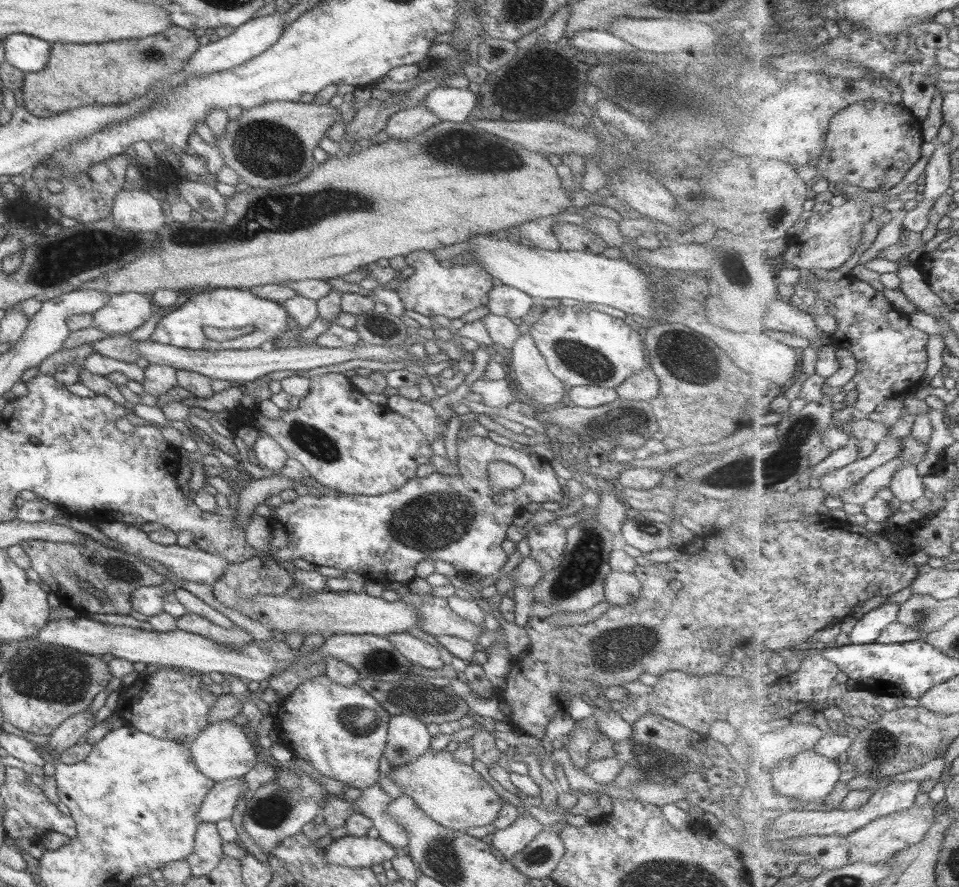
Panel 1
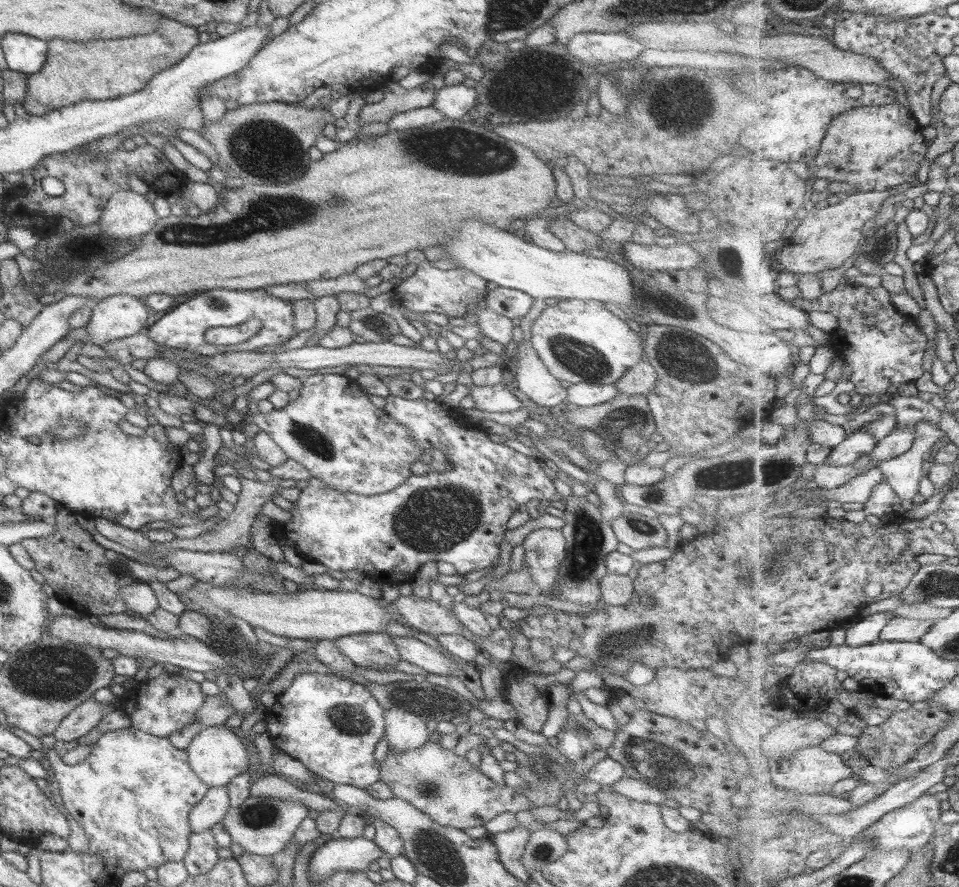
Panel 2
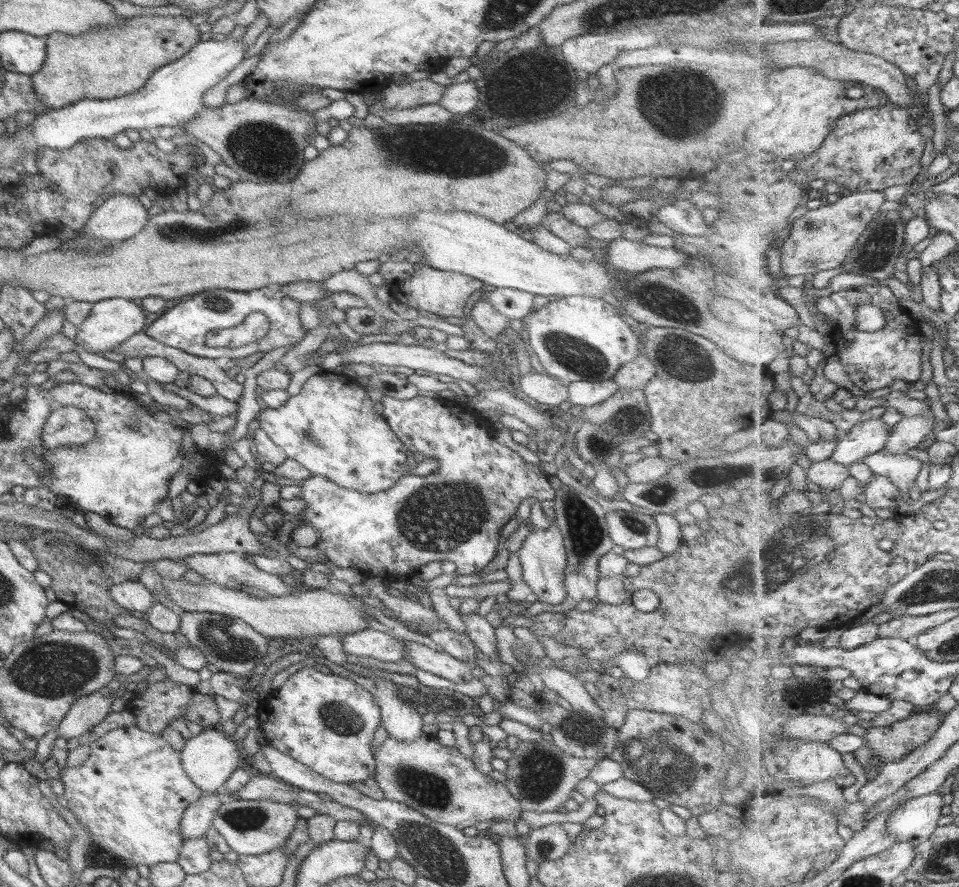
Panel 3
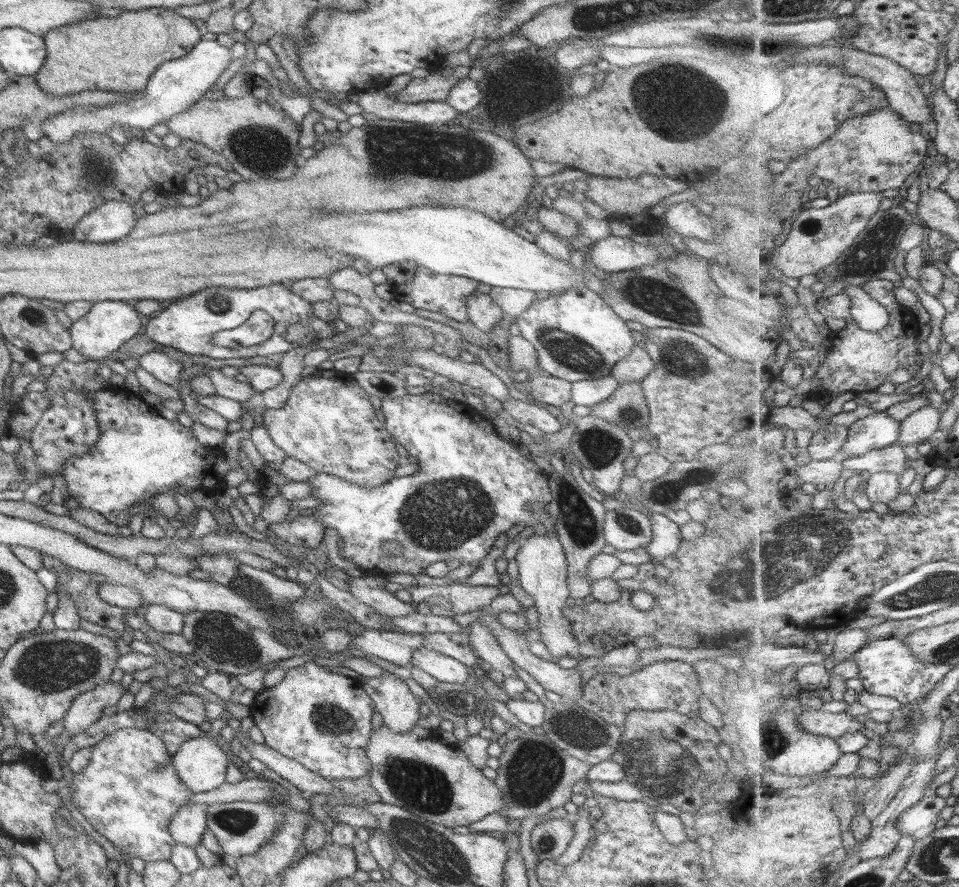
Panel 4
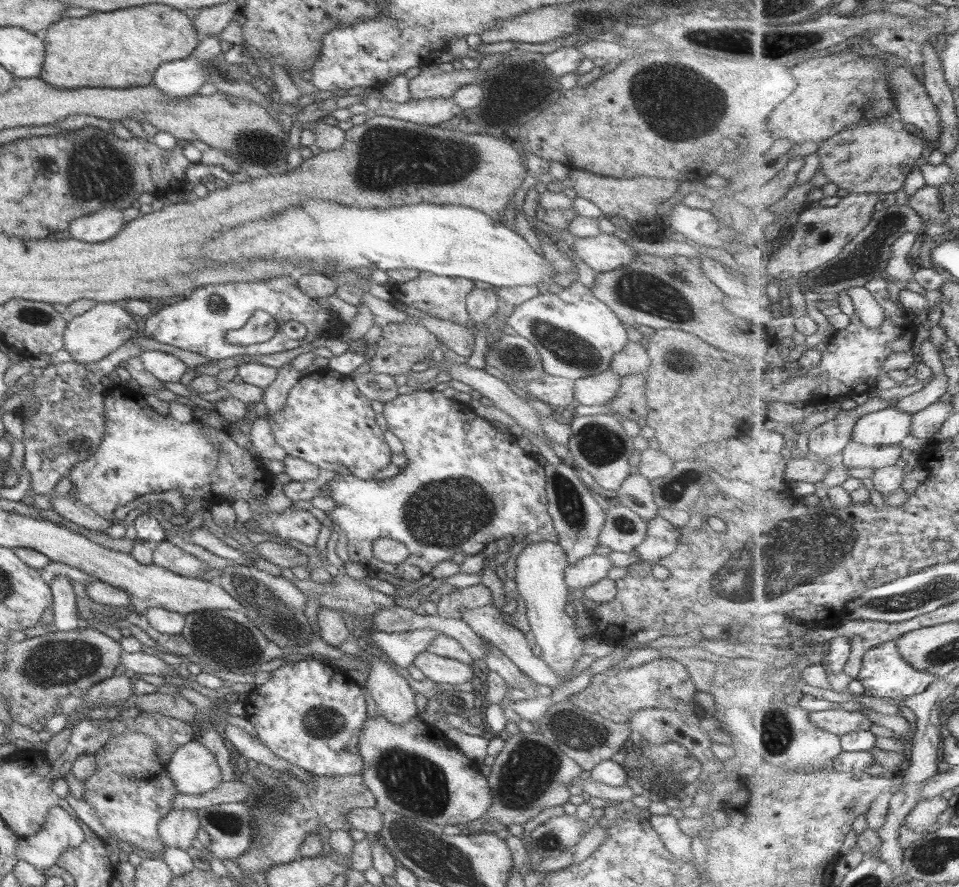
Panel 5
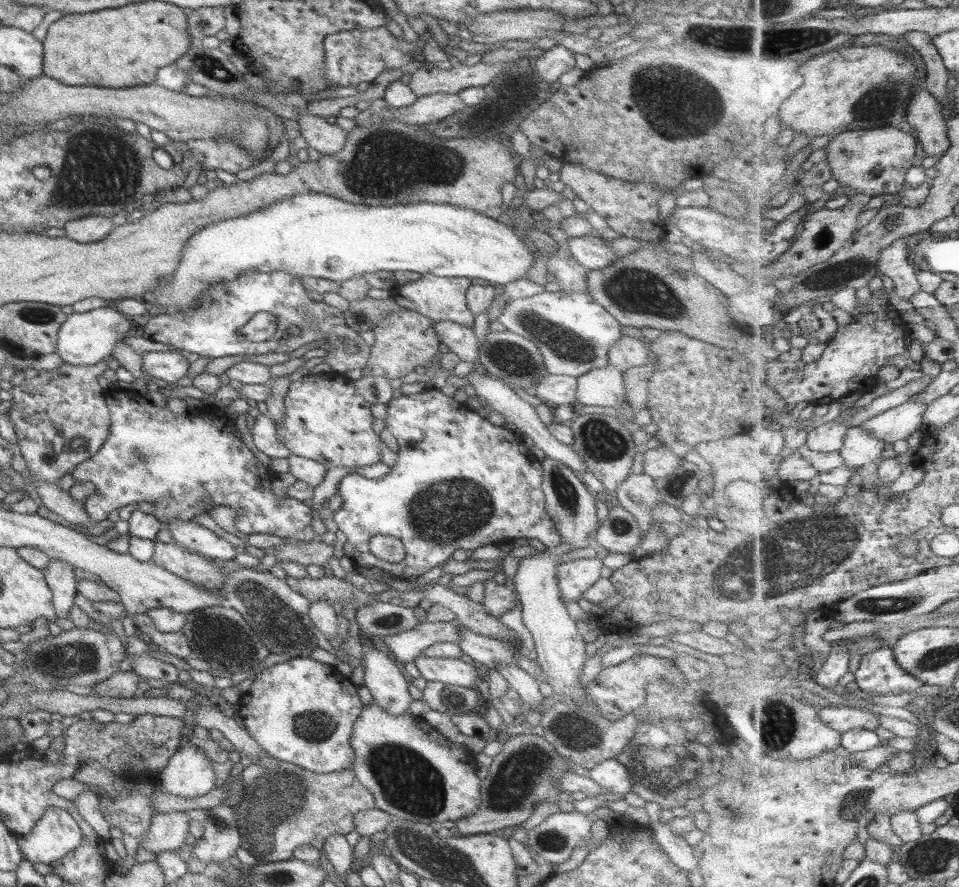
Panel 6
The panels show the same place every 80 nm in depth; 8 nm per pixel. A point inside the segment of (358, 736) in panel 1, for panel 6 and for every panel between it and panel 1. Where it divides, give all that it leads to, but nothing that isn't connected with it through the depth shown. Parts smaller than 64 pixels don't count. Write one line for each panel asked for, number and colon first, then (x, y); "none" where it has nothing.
2: (331, 725)
3: (326, 722)
4: (322, 720)
5: (306, 714)
6: (300, 711)

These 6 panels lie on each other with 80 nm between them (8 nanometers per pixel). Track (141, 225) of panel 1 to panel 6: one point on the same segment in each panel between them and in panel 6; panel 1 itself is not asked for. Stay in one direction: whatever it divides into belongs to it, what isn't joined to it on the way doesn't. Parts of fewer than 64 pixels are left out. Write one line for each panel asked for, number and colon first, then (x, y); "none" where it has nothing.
2: (126, 214)
3: (120, 217)
4: (110, 221)
5: (99, 226)
6: (89, 229)

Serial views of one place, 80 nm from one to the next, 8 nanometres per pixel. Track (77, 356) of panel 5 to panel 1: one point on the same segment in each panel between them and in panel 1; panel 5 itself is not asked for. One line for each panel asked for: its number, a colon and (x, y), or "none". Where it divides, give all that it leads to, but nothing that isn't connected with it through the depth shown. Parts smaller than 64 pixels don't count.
1: (123, 312)
2: (114, 317)
3: (110, 321)
4: (107, 325)

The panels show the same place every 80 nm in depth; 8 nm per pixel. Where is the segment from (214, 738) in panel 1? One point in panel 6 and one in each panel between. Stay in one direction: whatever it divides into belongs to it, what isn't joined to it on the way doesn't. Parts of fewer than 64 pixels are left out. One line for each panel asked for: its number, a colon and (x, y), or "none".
2: (215, 754)
3: (207, 758)
4: (200, 763)
5: (192, 769)
6: (187, 774)

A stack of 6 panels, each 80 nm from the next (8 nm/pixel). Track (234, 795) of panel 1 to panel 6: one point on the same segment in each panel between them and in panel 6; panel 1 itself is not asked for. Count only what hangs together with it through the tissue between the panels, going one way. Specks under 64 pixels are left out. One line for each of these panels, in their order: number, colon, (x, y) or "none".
2: (211, 808)
3: (196, 818)
4: (186, 826)
5: (176, 829)
6: (167, 831)

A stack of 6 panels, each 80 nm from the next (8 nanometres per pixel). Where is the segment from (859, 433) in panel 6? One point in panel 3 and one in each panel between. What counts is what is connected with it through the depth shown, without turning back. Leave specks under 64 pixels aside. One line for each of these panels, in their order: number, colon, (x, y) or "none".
3: (903, 469)
4: (892, 458)
5: (856, 455)

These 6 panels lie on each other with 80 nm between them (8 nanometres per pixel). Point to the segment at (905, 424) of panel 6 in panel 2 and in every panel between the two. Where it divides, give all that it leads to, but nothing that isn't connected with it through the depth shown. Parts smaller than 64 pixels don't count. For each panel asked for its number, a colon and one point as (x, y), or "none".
2: (849, 452)
3: (867, 438)
4: (879, 430)
5: (890, 426)

